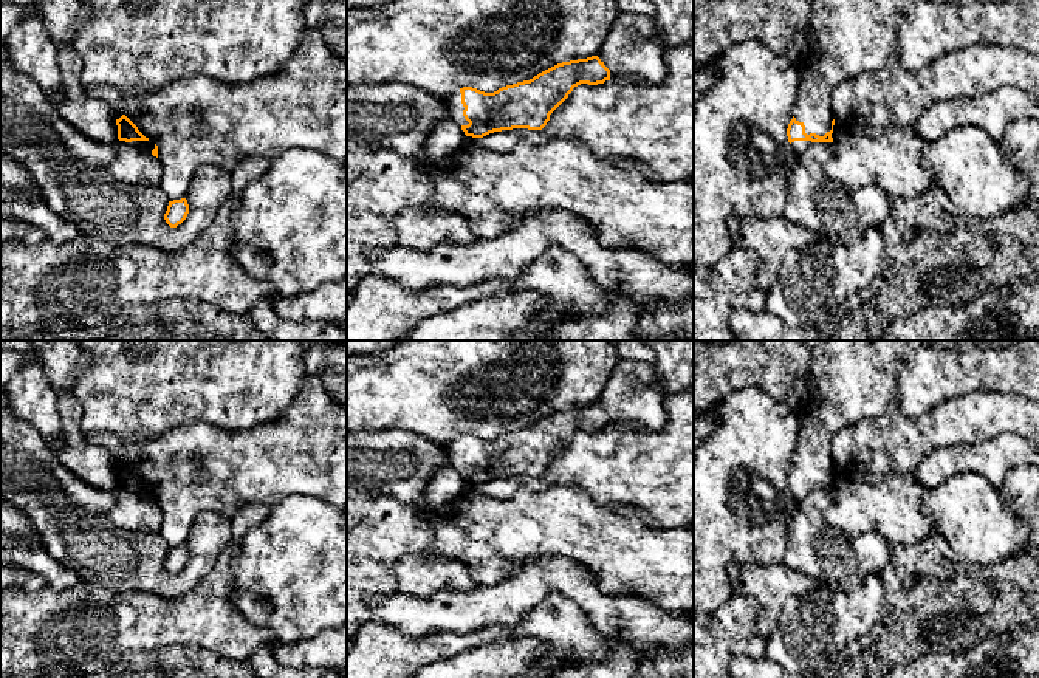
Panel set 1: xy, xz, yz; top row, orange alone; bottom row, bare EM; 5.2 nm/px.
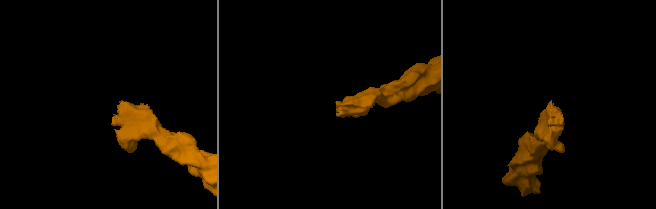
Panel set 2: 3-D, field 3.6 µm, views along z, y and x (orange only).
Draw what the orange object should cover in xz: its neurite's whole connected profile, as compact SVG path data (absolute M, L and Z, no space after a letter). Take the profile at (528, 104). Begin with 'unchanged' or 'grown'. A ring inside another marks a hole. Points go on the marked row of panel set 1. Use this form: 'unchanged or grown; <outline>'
grown; M621 12L596 56L557 63L494 93L463 87L446 104L452 122L466 136L483 138L513 128L542 130L550 115L581 84L598 85L624 74L644 84L661 82L667 74L664 51L650 15Z

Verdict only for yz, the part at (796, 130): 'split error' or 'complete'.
split error

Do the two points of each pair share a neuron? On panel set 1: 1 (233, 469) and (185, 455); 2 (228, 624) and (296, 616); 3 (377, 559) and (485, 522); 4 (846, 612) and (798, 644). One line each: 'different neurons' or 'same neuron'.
1: same neuron
2: different neurons
3: different neurons
4: same neuron

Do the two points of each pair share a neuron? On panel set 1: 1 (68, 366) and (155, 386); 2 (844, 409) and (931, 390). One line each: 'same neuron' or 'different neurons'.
1: different neurons
2: different neurons

